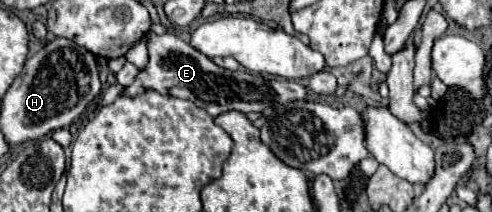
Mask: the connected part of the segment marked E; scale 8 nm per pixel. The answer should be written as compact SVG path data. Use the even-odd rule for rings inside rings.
M150 30L146 34L146 44L150 52L150 62L146 70L138 72L134 84L126 88L124 92L126 96L136 96L136 94L142 94L144 90L154 88L160 94L170 94L170 96L192 100L200 108L208 110L210 116L220 116L222 112L230 112L230 110L238 110L244 114L262 112L264 108L270 108L270 106L280 106L286 102L306 98L306 86L302 86L296 80L282 80L282 78L272 80L272 78L264 78L260 74L254 76L242 70L238 72L224 70L172 32L158 36Z

